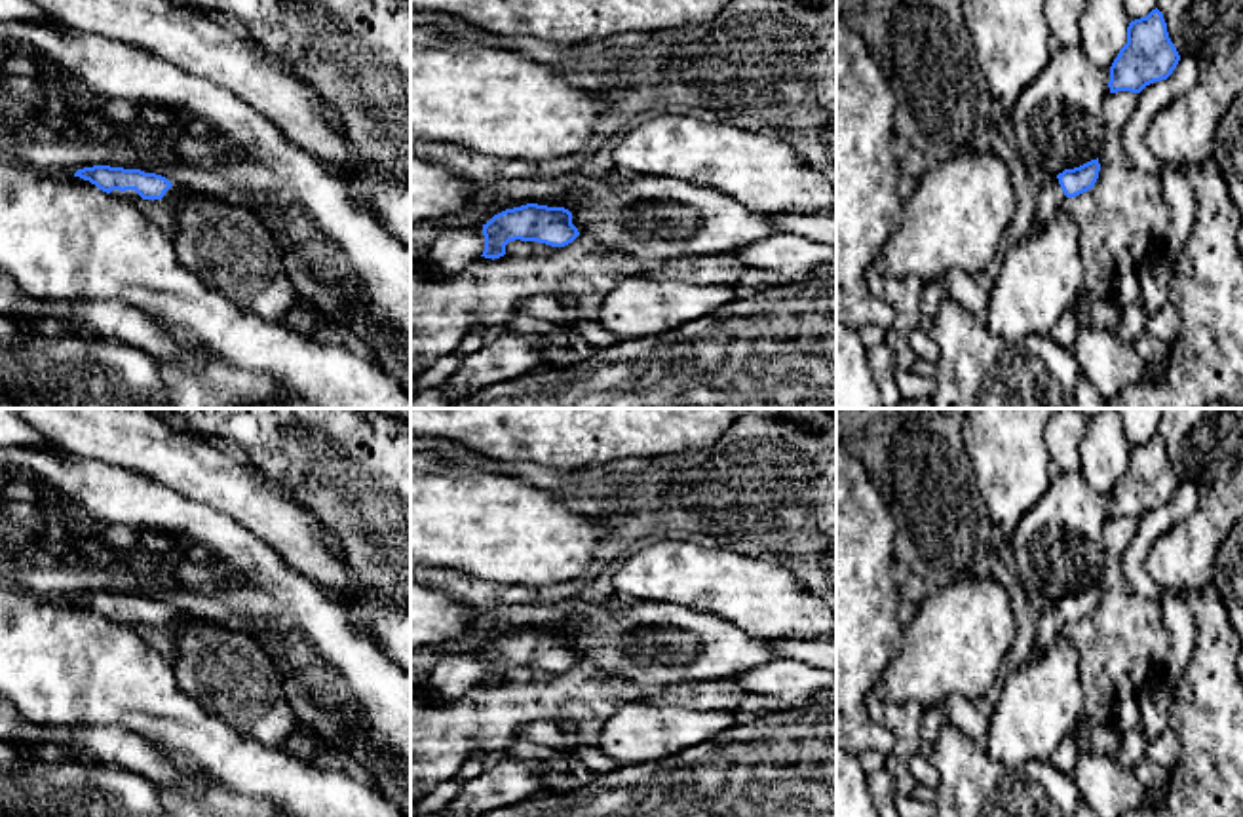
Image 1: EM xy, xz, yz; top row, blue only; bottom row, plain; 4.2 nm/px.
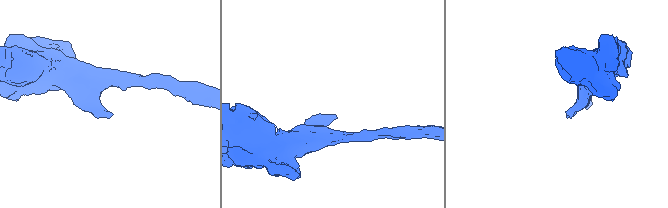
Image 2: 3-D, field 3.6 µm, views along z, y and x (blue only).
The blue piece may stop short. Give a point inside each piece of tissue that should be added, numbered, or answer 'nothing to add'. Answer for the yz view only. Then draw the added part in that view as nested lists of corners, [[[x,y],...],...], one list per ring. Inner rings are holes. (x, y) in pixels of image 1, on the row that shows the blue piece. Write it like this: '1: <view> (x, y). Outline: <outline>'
1: yz (1051, 198). Outline: [[[1045,175],[1040,179],[1040,194],[1038,205],[1034,215],[1034,230],[1045,228],[1051,218],[1059,213],[1064,205],[1066,196],[1059,184],[1057,175]]]

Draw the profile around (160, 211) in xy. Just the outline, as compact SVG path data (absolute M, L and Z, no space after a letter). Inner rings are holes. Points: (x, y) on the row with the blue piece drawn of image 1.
M141 200L135 203L165 234L175 232L175 205L167 200Z

